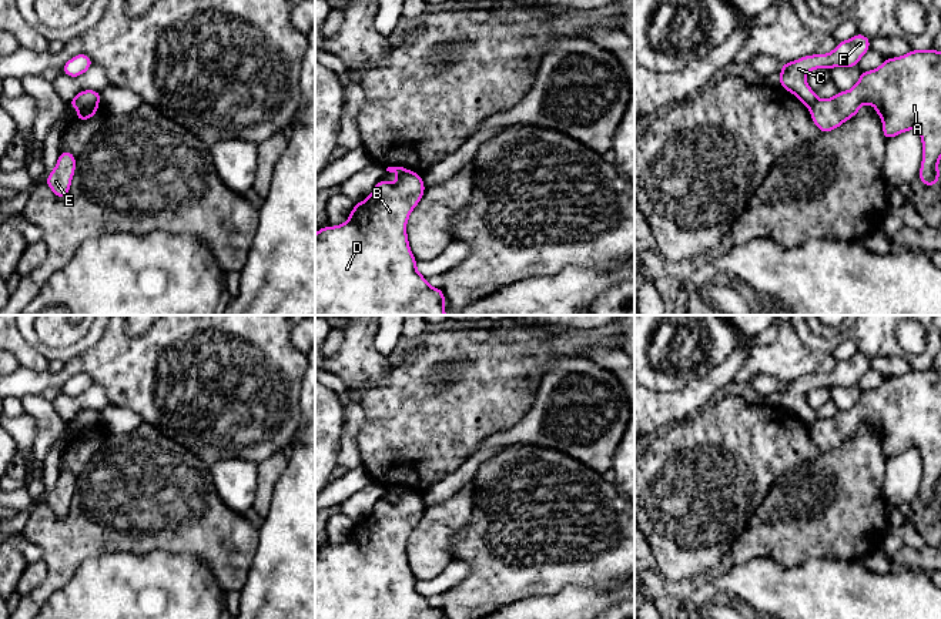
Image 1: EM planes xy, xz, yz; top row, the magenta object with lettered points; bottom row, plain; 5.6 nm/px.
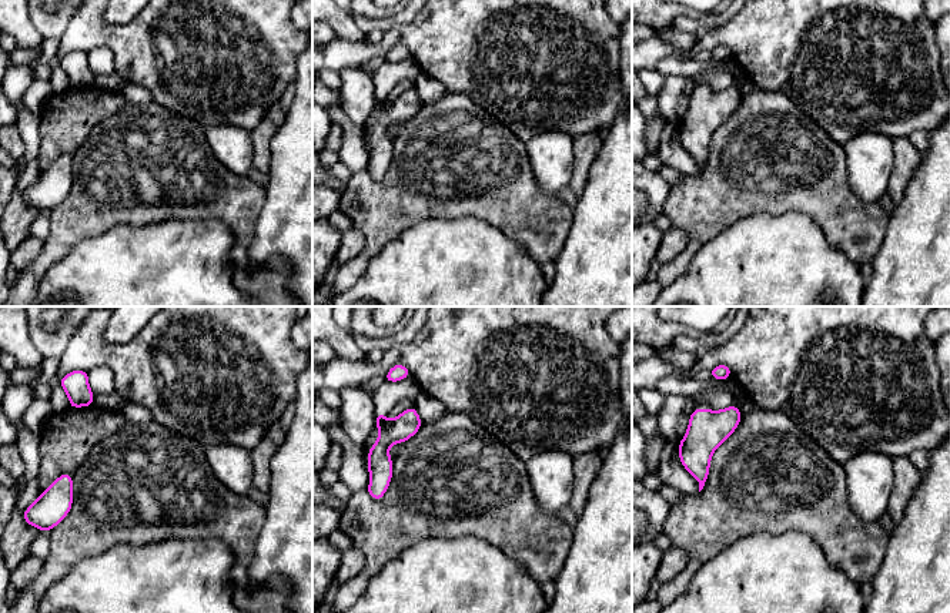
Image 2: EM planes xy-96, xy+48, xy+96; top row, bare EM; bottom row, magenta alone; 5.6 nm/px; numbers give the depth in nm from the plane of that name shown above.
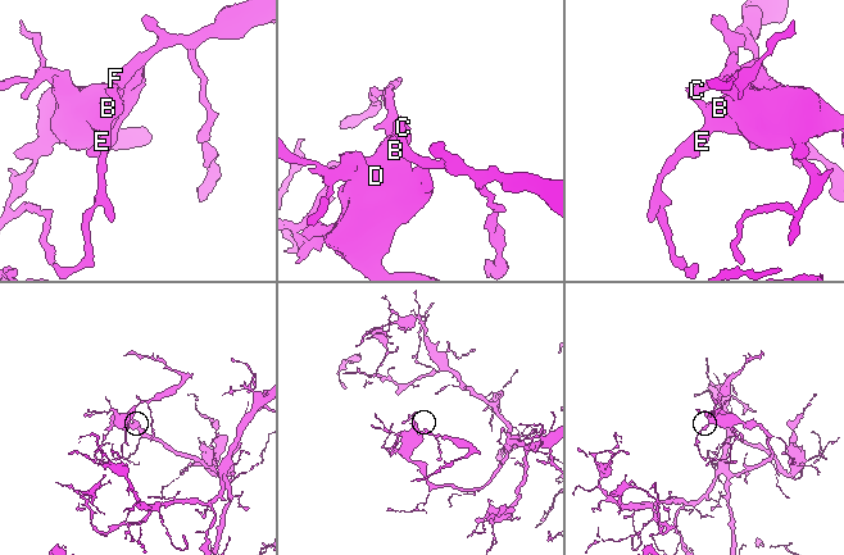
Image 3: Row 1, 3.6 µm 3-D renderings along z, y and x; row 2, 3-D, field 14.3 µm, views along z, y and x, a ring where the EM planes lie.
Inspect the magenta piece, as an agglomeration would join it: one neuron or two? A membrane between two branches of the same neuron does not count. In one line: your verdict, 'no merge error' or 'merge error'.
merge error

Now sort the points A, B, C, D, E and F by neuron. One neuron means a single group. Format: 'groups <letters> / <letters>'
groups A B D E / C F

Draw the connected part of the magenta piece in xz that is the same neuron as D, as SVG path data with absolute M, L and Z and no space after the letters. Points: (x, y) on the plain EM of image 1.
M413 491L403 492L396 502L381 499L366 519L354 525L345 543L315 551L315 619L445 619L443 610L431 606L416 589L406 555L408 538L425 508L421 493Z

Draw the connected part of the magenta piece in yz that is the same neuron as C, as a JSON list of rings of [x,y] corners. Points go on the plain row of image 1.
[[[857,352],[850,359],[840,361],[828,374],[804,375],[798,379],[783,382],[780,389],[780,406],[794,414],[807,428],[817,421],[806,395],[810,389],[833,387],[857,387],[860,378],[870,369],[870,358]]]

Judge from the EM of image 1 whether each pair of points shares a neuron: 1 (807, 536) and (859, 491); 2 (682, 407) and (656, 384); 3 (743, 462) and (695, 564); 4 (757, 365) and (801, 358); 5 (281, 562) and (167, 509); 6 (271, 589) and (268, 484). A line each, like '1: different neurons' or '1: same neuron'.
1: same neuron
2: different neurons
3: same neuron
4: same neuron
5: different neurons
6: different neurons

